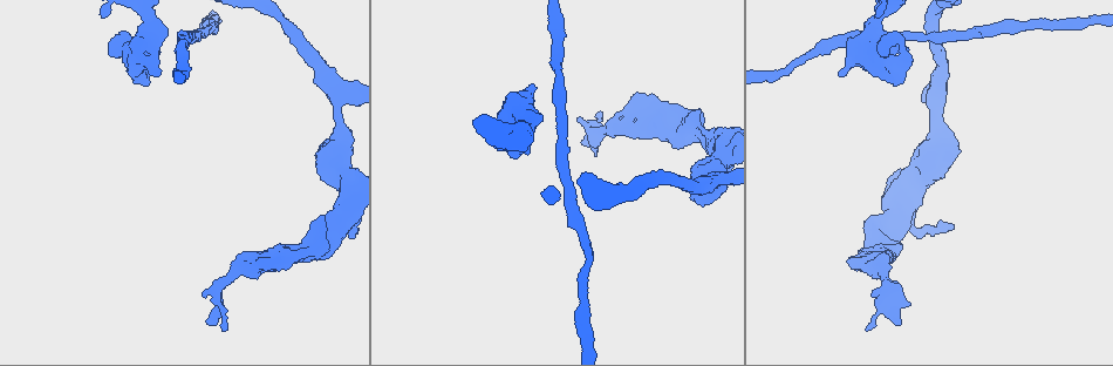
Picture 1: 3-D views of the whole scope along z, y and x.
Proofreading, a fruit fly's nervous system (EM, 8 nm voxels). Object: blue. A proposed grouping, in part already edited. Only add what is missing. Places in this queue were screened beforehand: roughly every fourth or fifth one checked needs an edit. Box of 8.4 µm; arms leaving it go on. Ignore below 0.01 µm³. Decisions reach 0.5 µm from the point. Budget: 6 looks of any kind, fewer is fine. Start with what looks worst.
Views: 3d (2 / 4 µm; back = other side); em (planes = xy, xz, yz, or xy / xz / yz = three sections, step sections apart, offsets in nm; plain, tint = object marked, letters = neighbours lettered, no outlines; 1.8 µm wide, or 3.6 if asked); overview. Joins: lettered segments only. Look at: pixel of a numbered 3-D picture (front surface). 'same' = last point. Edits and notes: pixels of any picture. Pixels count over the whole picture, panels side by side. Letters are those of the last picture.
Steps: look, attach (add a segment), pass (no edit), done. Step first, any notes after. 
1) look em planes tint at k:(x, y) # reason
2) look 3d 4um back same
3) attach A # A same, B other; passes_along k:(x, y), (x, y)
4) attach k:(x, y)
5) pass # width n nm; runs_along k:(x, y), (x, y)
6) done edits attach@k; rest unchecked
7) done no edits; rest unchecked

look 3d 4um at 1:(902, 81) # branch stops here

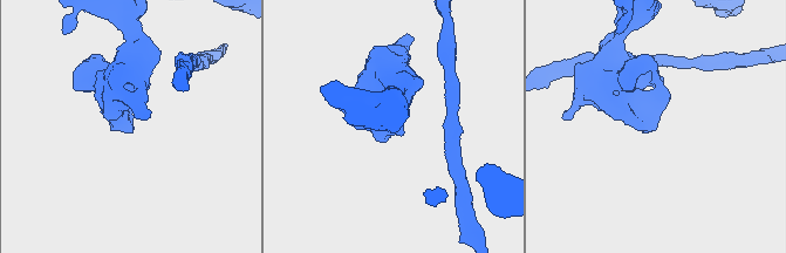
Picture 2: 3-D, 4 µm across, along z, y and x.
look em xy step 16 tint at 2:(655, 124) # shape alone is not enough

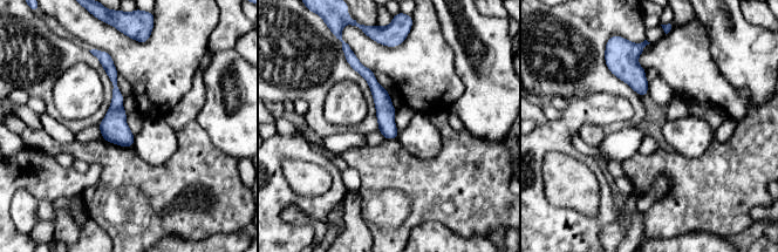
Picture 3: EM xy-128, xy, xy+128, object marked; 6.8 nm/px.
look em planes letters same # cut it another way

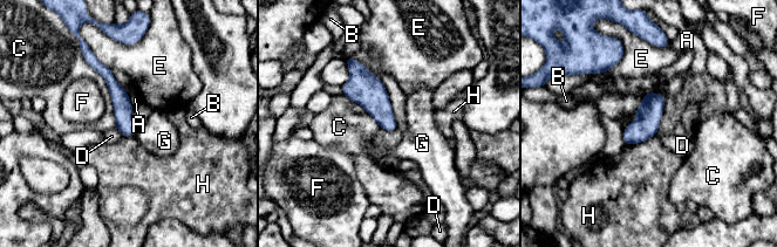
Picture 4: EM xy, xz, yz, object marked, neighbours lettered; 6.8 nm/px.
pass # A other, B other, C other, D other, E other, F other, G other, H other; runs_along 4:(93, 63), (117, 91), (133, 132); none of them fits

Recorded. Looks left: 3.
look em yz step 16 letters at 1:(878, 18) # an open end

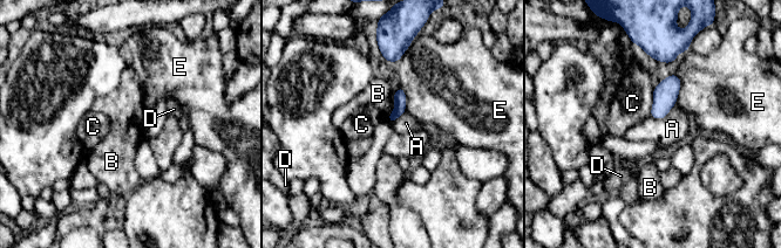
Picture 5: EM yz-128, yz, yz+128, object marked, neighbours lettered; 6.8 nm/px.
look em planes letters same

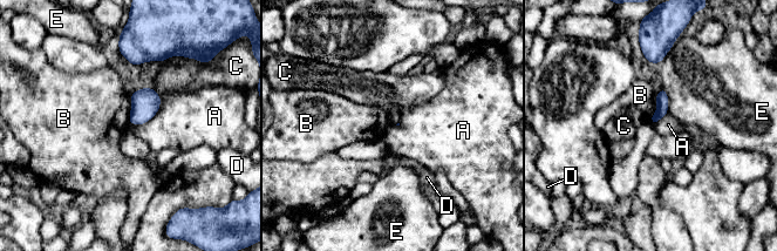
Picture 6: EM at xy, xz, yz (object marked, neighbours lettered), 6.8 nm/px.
pass # A other, B other, C other, D other, E other; none of them fits

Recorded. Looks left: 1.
done no edits; rest unchecked

